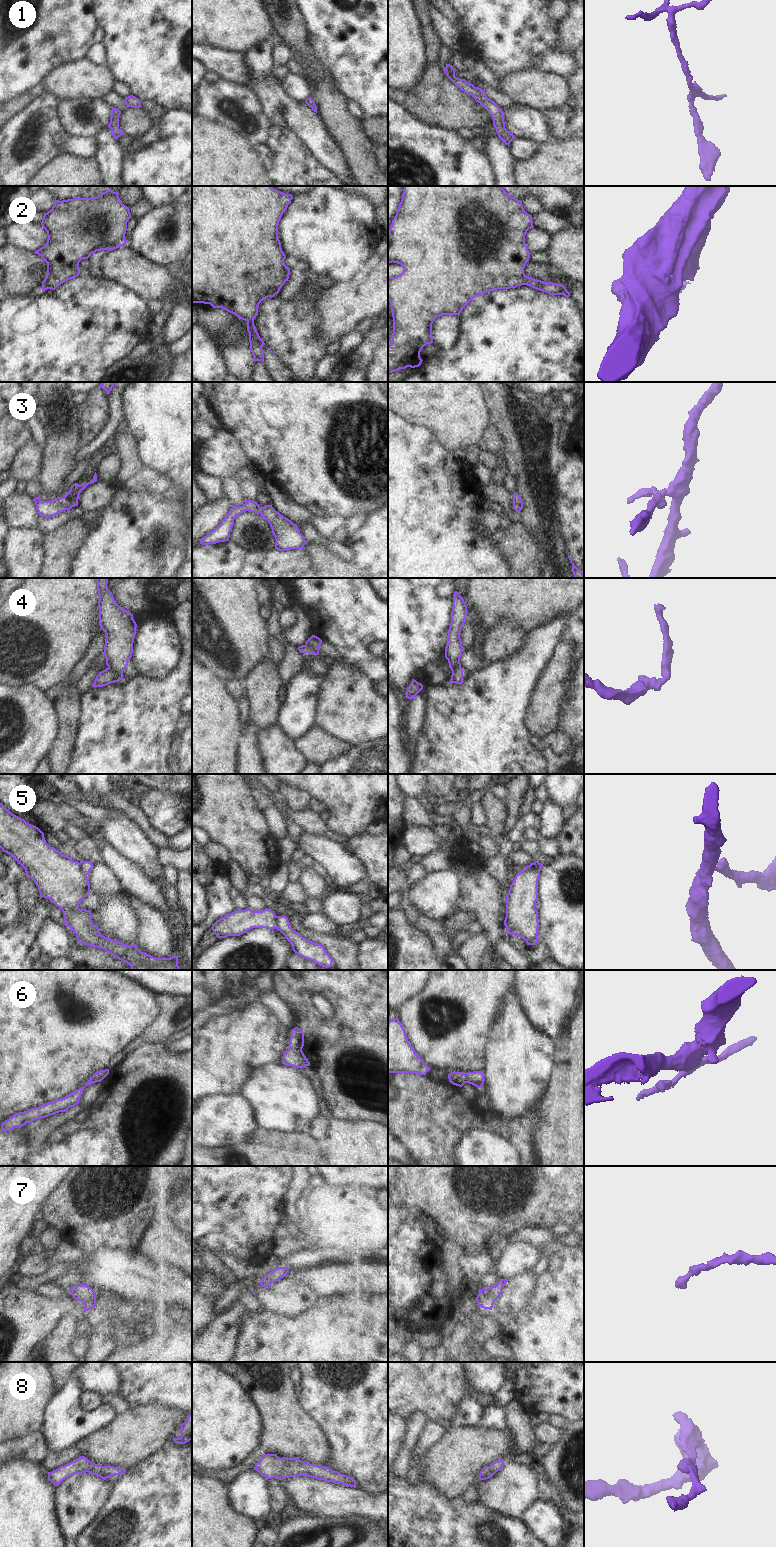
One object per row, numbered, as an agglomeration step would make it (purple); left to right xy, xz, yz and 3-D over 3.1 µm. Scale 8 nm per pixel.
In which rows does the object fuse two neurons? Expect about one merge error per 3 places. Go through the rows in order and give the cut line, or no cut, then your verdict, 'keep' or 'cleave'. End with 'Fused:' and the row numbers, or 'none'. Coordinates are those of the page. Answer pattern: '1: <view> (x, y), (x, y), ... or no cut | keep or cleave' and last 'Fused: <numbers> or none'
1: no cut | keep
2: no cut | keep
3: no cut | keep
4: xy (108, 666), (121, 679) | cleave
5: xy (79, 863), (79, 866), (86, 875) | cleave
6: no cut | keep
7: no cut | keep
8: no cut | keep
Fused: 4, 5

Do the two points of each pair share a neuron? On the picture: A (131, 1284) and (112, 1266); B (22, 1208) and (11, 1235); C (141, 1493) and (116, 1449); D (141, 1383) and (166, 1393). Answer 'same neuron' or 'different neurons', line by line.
A: same neuron
B: same neuron
C: different neurons
D: same neuron

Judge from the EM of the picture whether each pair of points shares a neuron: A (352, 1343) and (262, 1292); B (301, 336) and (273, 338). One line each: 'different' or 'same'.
A: different
B: same

